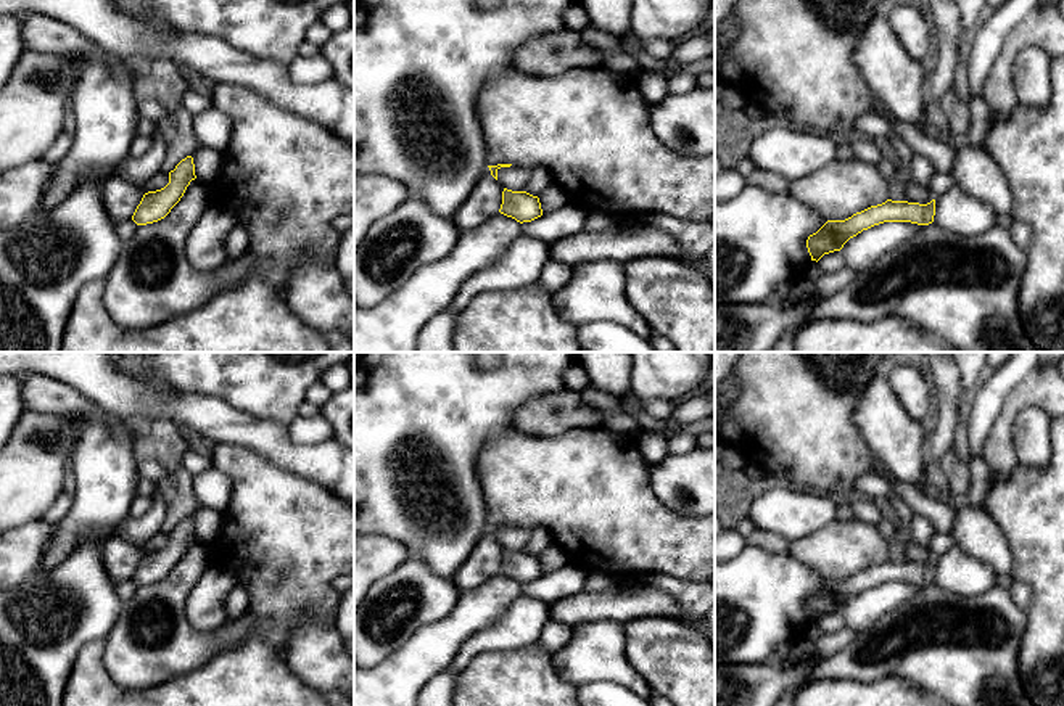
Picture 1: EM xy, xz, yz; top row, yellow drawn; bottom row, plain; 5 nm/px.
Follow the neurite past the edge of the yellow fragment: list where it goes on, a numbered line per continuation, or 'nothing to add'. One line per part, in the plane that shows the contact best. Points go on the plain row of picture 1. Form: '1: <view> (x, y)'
nothing to add

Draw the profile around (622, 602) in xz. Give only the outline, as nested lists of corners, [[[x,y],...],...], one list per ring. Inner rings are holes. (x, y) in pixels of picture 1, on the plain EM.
[[[618,582],[599,592],[581,590],[549,603],[551,619],[567,626],[591,621],[633,621],[636,618],[673,618],[684,622],[678,603],[666,593],[647,585]]]

